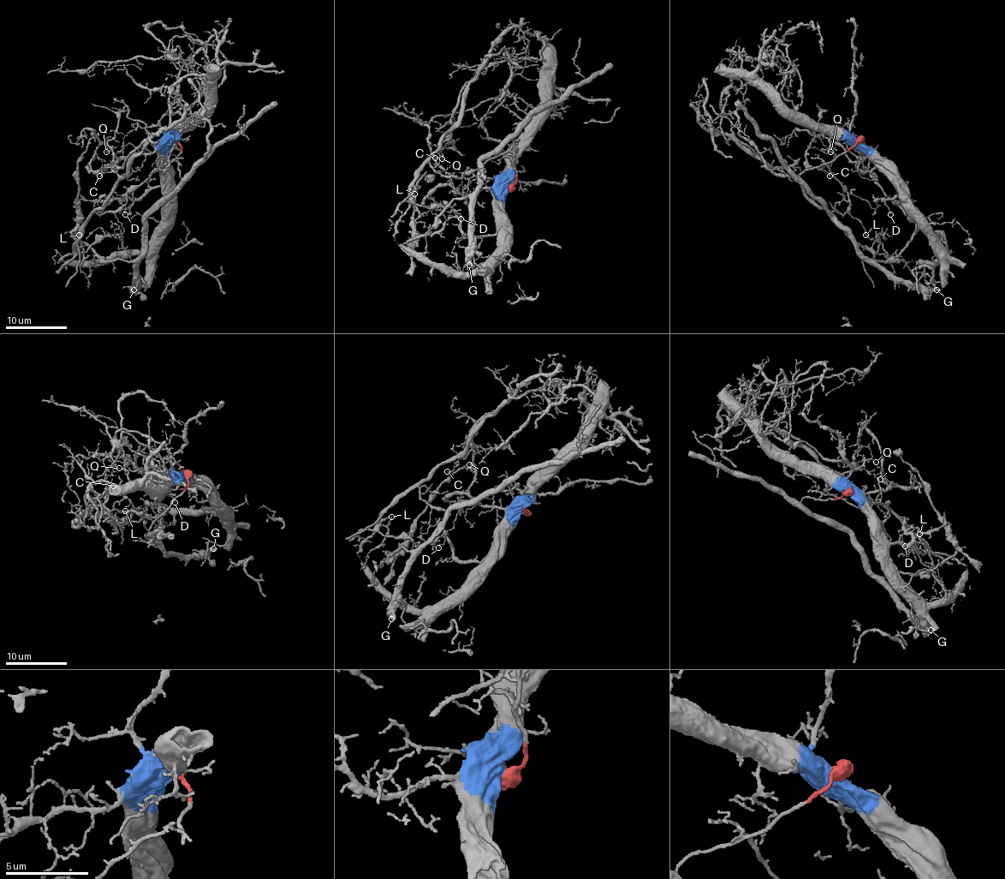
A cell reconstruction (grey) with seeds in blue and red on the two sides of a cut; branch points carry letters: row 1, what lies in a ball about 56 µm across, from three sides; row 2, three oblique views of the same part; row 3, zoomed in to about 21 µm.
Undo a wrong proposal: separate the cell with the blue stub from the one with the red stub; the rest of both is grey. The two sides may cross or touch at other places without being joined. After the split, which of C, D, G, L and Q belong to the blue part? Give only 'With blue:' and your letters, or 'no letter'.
With blue: D

